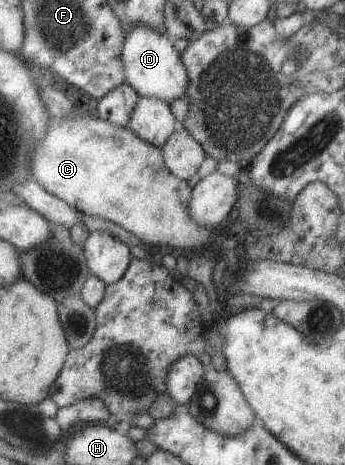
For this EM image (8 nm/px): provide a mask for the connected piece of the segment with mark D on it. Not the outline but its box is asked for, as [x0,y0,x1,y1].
[121,25,187,103]

